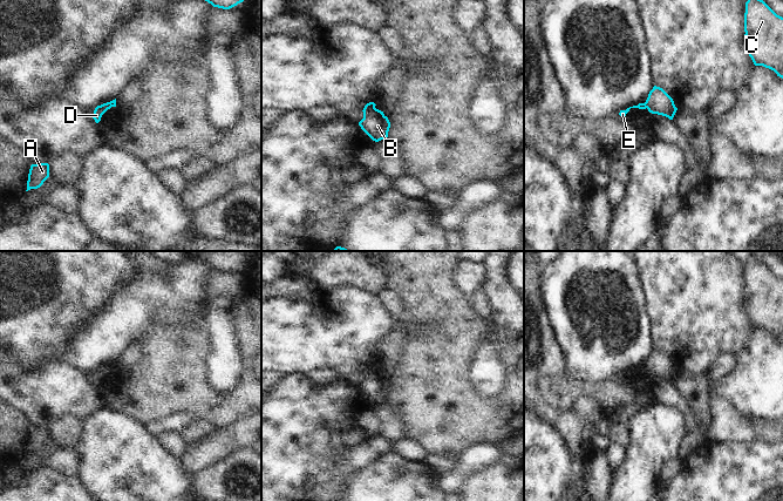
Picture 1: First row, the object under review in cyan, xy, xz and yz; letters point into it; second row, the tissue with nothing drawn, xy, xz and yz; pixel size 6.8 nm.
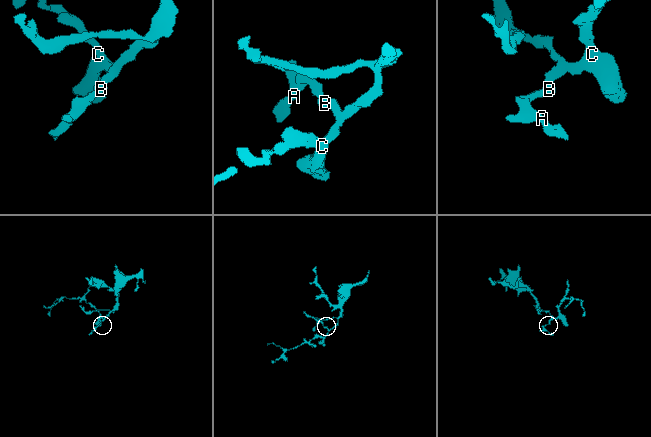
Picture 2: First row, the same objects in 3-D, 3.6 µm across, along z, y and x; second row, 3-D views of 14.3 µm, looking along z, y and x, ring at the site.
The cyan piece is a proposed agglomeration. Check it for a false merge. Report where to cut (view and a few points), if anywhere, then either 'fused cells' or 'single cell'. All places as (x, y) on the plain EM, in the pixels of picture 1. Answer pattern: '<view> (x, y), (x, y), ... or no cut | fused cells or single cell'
xz (375, 371), (363, 376) | fused cells

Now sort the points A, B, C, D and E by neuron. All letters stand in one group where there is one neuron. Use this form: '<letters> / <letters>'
A D E / B C

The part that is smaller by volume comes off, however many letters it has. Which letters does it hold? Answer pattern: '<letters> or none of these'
A, D, E

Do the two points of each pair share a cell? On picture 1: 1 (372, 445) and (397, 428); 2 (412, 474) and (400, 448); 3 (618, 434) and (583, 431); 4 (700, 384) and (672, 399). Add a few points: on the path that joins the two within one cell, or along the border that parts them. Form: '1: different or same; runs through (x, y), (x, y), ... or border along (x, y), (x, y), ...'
1: different; border along (379, 434), (392, 442)
2: different; border along (394, 451), (412, 460), (421, 461)
3: different; border along (596, 425), (593, 431)
4: different; border along (672, 383), (686, 401), (694, 419)

